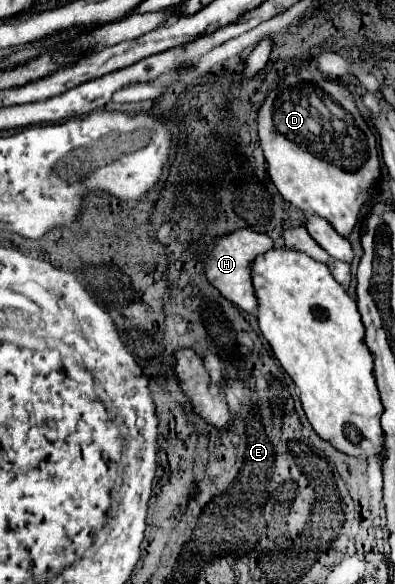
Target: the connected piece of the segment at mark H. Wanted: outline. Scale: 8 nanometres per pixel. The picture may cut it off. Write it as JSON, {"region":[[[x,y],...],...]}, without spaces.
{"region":[[[236,229],[224,237],[220,237],[216,241],[216,245],[208,247],[206,251],[198,253],[198,259],[204,267],[206,279],[212,287],[216,287],[220,291],[220,295],[224,299],[228,299],[230,303],[234,303],[236,307],[240,307],[242,311],[252,313],[256,309],[256,297],[254,297],[254,289],[252,289],[252,281],[250,281],[250,261],[268,251],[274,245],[274,241],[262,233],[256,233],[252,229]]]}

